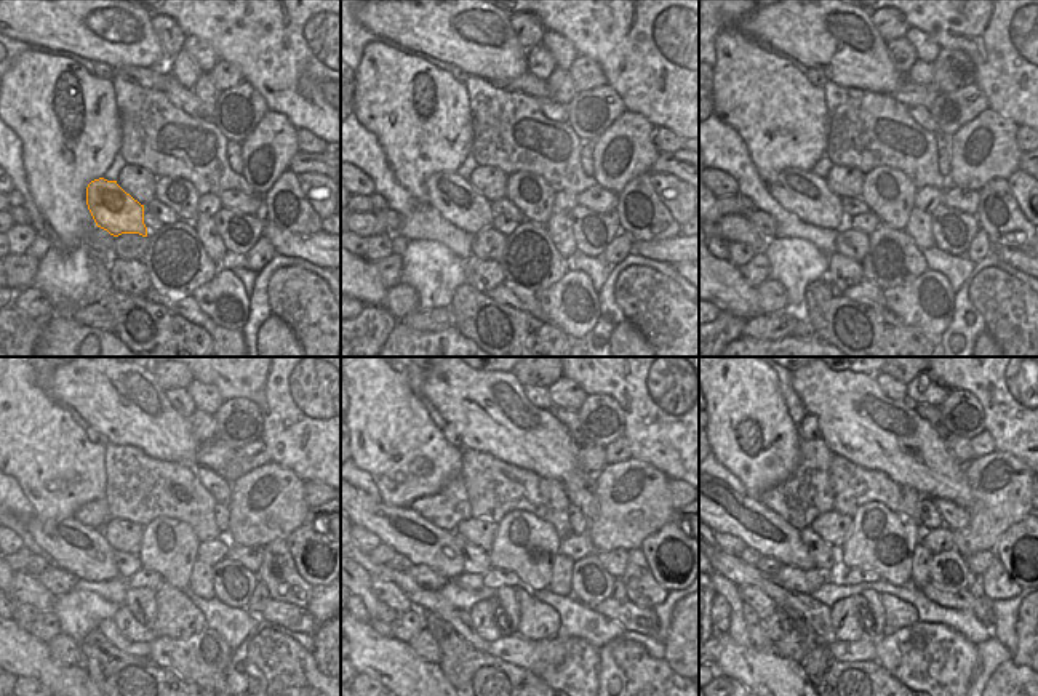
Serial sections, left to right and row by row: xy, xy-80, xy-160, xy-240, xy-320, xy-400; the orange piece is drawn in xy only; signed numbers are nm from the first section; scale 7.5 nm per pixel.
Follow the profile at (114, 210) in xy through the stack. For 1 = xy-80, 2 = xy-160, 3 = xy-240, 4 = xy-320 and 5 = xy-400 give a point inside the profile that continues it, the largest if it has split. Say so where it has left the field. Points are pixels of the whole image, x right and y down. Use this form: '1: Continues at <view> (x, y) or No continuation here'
1: Continues at xy-80 (451, 196)
2: Continues at xy-160 (802, 192)
3: Continues at xy-240 (83, 551)
4: Continues at xy-320 (408, 533)
5: Continues at xy-400 (741, 516)

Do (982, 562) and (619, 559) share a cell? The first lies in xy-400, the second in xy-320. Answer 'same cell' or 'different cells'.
same cell

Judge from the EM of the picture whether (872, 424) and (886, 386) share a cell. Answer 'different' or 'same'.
different

